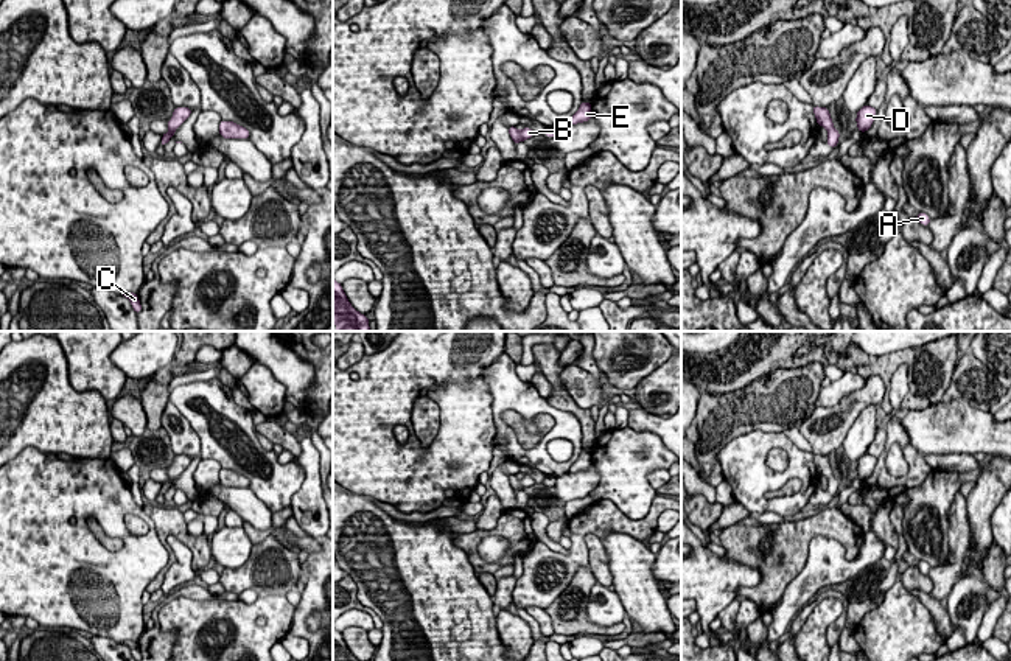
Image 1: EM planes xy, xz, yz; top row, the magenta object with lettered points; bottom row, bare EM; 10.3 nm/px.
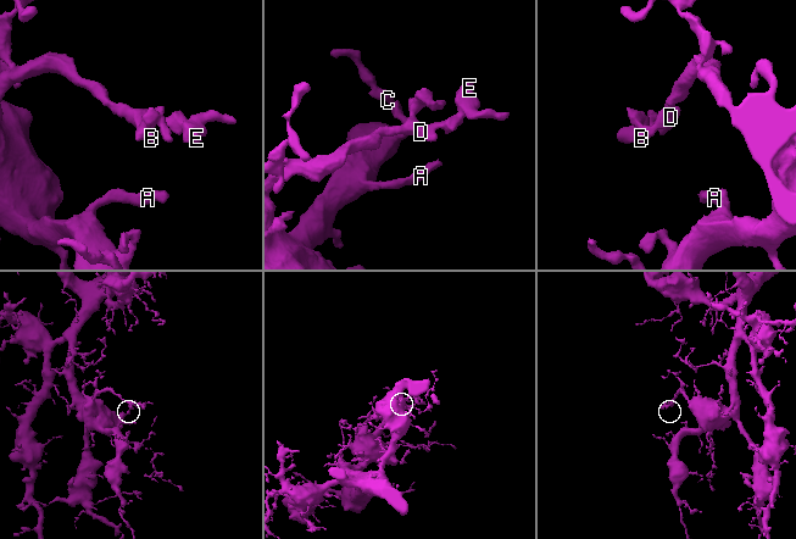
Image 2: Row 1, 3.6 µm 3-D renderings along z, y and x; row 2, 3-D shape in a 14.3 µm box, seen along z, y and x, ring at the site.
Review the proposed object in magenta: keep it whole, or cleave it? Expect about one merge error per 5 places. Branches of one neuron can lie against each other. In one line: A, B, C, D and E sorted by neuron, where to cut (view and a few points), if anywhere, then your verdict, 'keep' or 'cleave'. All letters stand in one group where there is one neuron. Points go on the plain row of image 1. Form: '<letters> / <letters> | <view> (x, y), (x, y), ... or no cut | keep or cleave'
A B C D E | no cut | keep

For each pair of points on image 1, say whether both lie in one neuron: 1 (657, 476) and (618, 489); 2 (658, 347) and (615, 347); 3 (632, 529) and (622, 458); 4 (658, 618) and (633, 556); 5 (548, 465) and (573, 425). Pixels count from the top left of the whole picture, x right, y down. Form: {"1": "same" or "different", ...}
{"1": "different", "2": "same", "3": "different", "4": "same", "5": "same"}

